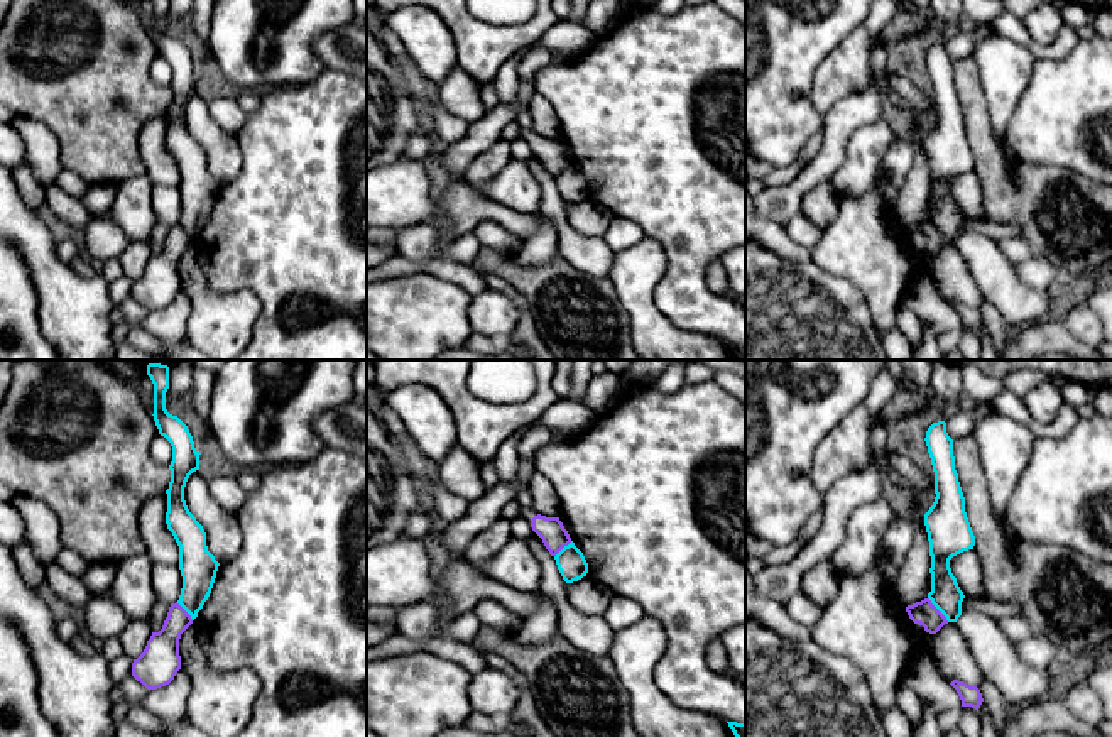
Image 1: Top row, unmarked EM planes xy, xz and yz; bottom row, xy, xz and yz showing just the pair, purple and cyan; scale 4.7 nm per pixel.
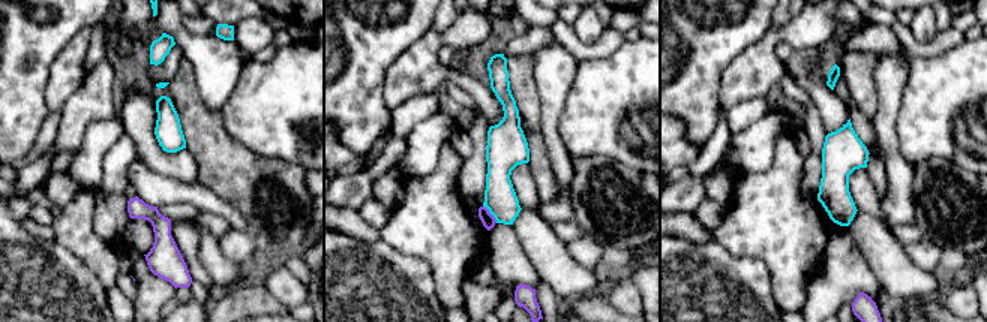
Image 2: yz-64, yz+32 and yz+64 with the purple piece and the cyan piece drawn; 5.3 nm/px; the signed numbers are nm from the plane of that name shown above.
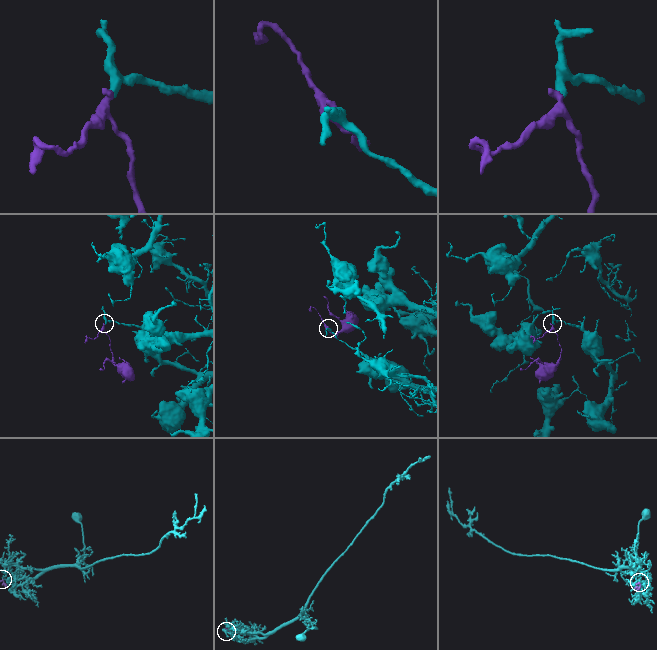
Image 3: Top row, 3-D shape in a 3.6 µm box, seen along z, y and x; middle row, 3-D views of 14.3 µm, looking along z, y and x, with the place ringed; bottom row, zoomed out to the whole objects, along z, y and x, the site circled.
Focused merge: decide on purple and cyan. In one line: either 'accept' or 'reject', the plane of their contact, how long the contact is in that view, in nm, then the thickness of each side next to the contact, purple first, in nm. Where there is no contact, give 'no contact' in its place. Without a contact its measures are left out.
reject | yz | 160 nm | 120/150 nm

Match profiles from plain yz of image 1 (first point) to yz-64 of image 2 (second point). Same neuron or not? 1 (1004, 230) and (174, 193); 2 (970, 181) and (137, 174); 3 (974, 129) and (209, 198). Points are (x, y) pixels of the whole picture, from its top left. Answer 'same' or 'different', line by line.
1: different
2: different
3: different

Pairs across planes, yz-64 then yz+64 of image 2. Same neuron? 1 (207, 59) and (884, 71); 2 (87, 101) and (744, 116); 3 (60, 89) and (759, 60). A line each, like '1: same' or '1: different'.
1: same
2: same
3: same

